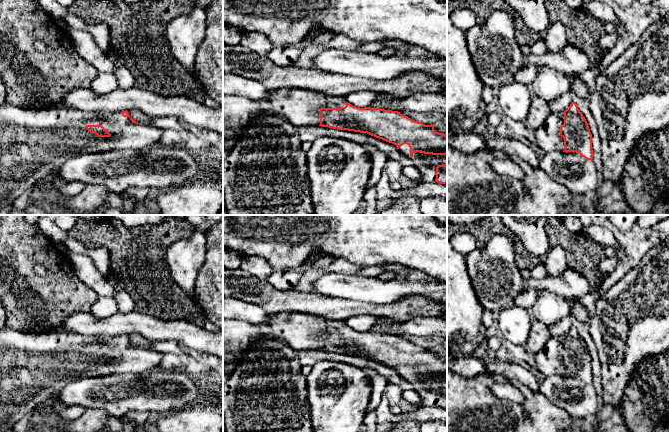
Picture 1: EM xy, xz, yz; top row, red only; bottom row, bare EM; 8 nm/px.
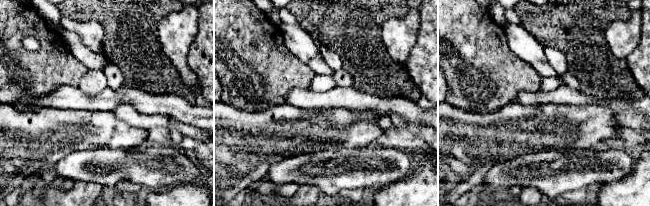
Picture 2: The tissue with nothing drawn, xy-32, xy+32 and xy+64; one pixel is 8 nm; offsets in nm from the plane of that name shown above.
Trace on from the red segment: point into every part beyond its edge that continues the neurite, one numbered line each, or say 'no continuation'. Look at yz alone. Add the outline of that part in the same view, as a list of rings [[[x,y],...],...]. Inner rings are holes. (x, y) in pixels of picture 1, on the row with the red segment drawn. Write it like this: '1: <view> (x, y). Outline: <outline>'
1: yz (547, 136). Outline: [[[551,112],[545,122],[534,132],[538,147],[543,154],[564,151],[564,138],[560,136],[560,126],[564,124],[563,112]]]

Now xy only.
1: xy (33, 143). Outline: [[[4,103],[0,105],[0,209],[3,207],[13,204],[13,202],[27,189],[33,188],[35,184],[43,181],[50,174],[55,173],[55,171],[62,166],[70,158],[79,155],[81,153],[94,153],[94,152],[104,152],[108,150],[125,150],[134,149],[142,150],[145,148],[151,148],[158,144],[159,139],[162,136],[162,130],[154,128],[151,125],[141,125],[133,123],[129,117],[123,117],[122,111],[119,112],[96,112],[96,111],[85,111],[75,108],[54,106],[49,109],[40,110],[30,110],[26,108],[17,107]],[[86,125],[102,125],[110,134],[110,137],[98,137],[95,133],[90,133],[85,126]]]

